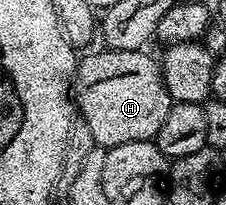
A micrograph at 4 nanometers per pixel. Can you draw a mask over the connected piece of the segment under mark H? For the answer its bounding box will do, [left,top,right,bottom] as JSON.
[73,48,173,149]

